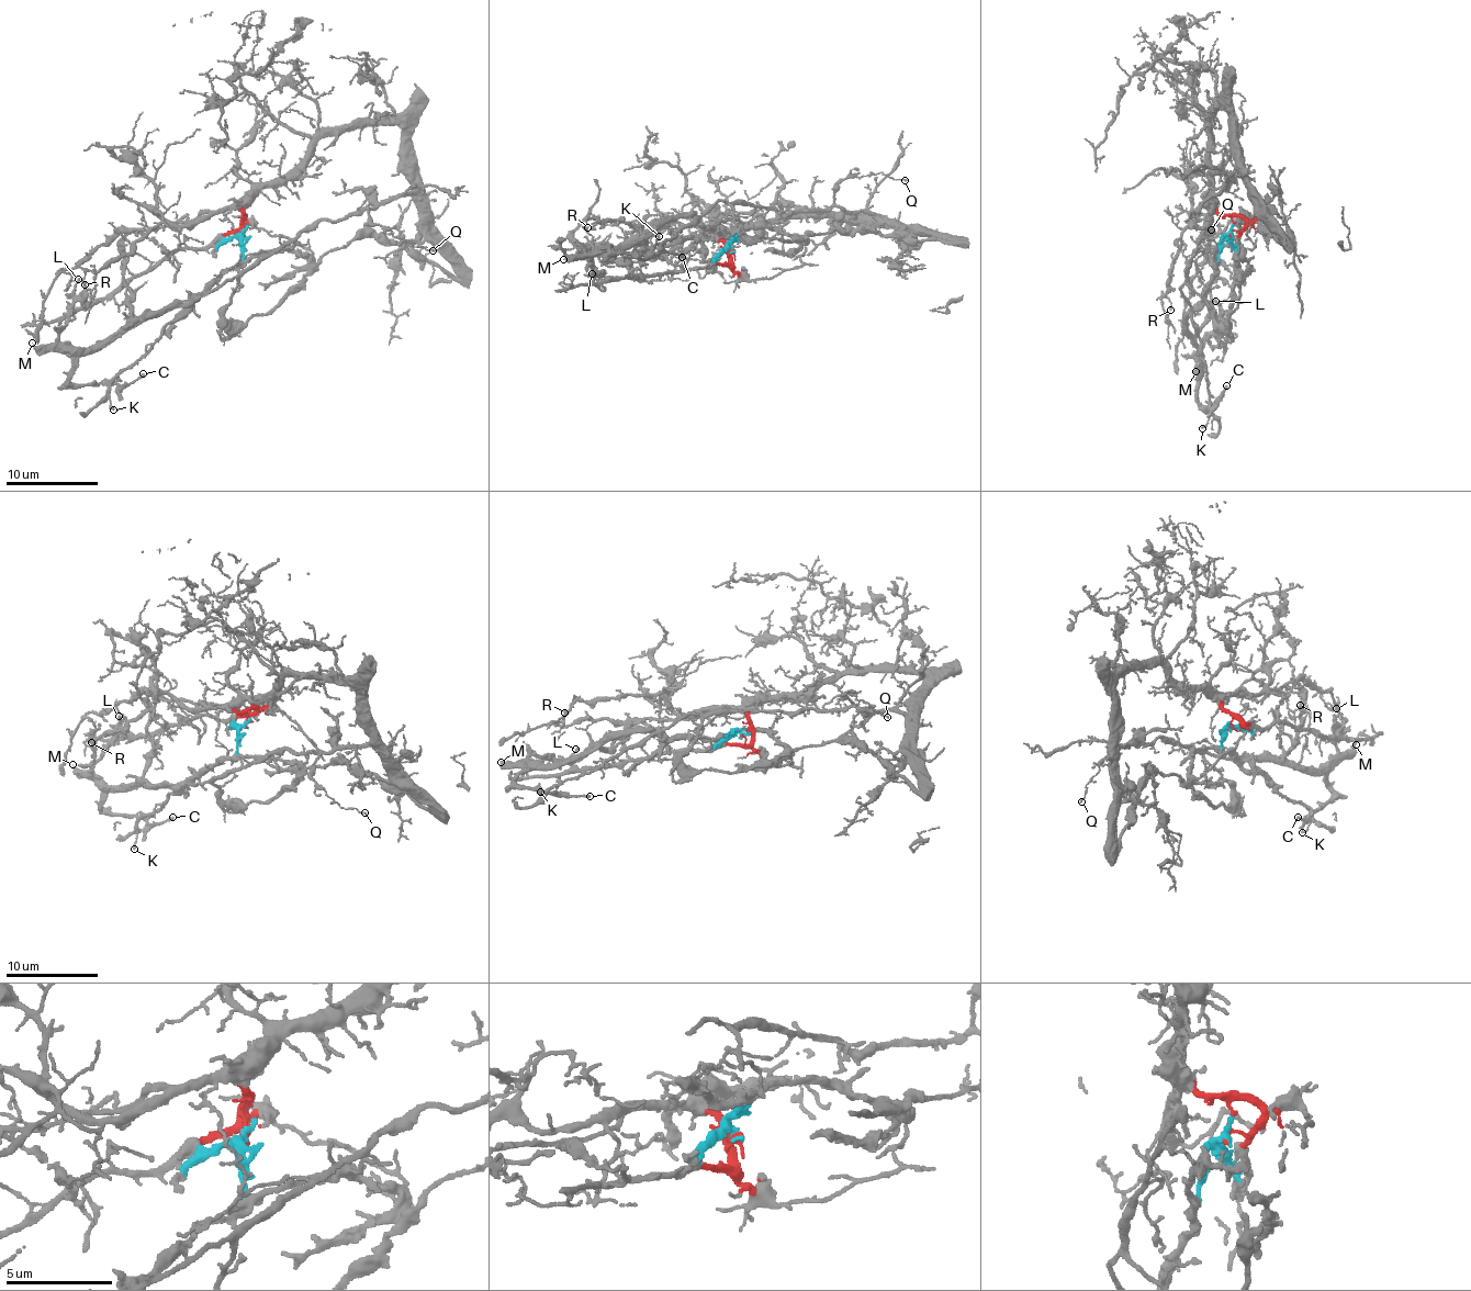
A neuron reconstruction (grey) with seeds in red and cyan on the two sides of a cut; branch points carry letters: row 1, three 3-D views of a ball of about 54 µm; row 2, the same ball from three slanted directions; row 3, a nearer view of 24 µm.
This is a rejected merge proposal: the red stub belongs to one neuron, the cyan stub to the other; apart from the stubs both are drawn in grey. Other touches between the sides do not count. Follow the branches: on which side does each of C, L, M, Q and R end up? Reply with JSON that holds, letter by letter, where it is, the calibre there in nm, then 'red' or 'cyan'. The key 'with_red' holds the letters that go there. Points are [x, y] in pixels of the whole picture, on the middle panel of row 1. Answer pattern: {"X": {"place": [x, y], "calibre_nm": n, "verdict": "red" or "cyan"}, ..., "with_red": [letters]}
{"C": {"place": [682, 257], "calibre_nm": 190, "verdict": "cyan"}, "L": {"place": [592, 273], "calibre_nm": 180, "verdict": "cyan"}, "M": {"place": [563, 259], "calibre_nm": 320, "verdict": "cyan"}, "Q": {"place": [905, 180], "calibre_nm": 130, "verdict": "red"}, "R": {"place": [587, 227], "calibre_nm": 140, "verdict": "red"}, "with_red": ["Q", "R"]}

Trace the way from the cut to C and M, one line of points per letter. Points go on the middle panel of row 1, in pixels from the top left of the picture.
C: (732, 251), (737, 236), (676, 215), (609, 248), (682, 257)
M: (732, 251), (737, 236), (676, 215), (653, 222), (641, 237), (617, 248), (563, 258)

